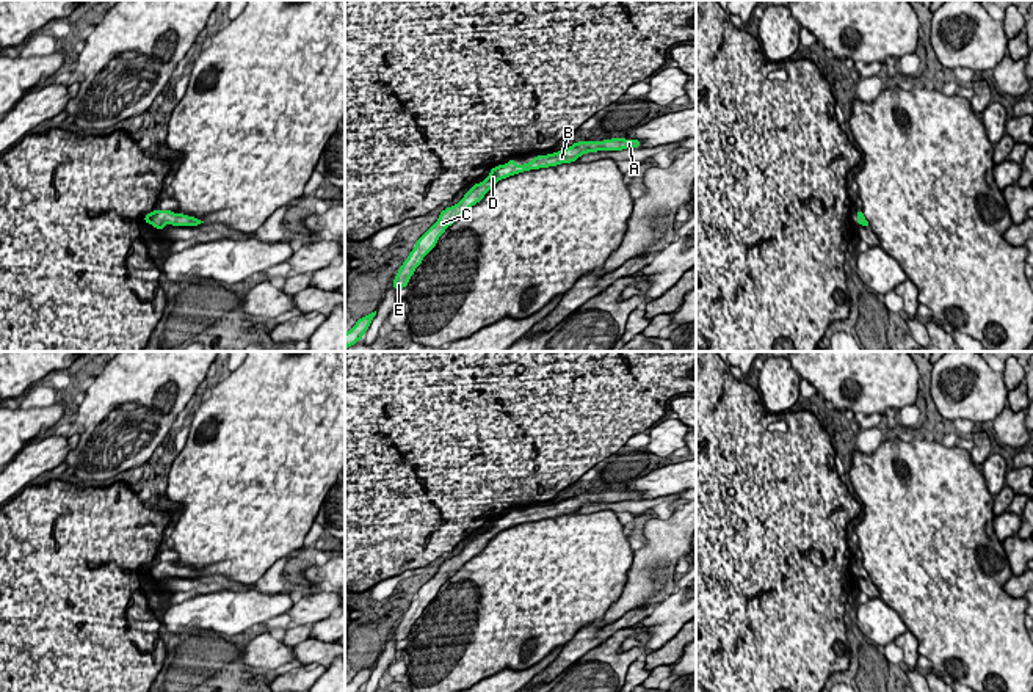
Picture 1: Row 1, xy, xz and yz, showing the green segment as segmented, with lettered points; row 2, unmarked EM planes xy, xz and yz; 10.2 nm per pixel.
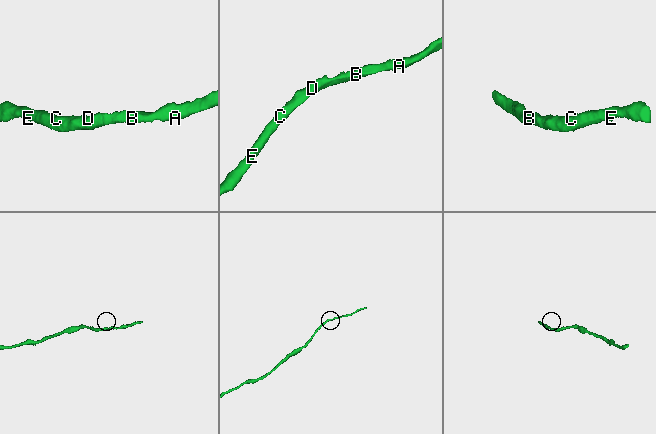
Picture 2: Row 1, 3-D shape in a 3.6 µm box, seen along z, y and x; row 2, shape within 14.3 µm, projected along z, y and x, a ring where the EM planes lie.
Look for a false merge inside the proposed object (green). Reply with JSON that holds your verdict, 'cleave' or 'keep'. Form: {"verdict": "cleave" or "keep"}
{"verdict": "keep"}

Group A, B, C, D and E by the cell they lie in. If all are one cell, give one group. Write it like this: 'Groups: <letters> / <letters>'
Groups: A B C D E

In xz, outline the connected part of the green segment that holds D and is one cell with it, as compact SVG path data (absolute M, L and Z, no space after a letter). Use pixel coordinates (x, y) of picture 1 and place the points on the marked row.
M611 138L589 143L578 141L555 154L536 155L530 163L517 166L516 158L511 158L508 163L492 168L486 180L475 184L458 204L442 210L437 221L417 240L417 245L409 253L408 259L403 262L403 265L398 270L398 275L392 282L395 290L400 290L408 286L415 268L422 264L423 257L436 246L439 237L445 232L445 229L451 226L466 210L480 202L498 180L530 169L571 163L586 152L597 152L600 149L622 151L627 148L640 148L640 146L641 140L625 140L625 138Z

